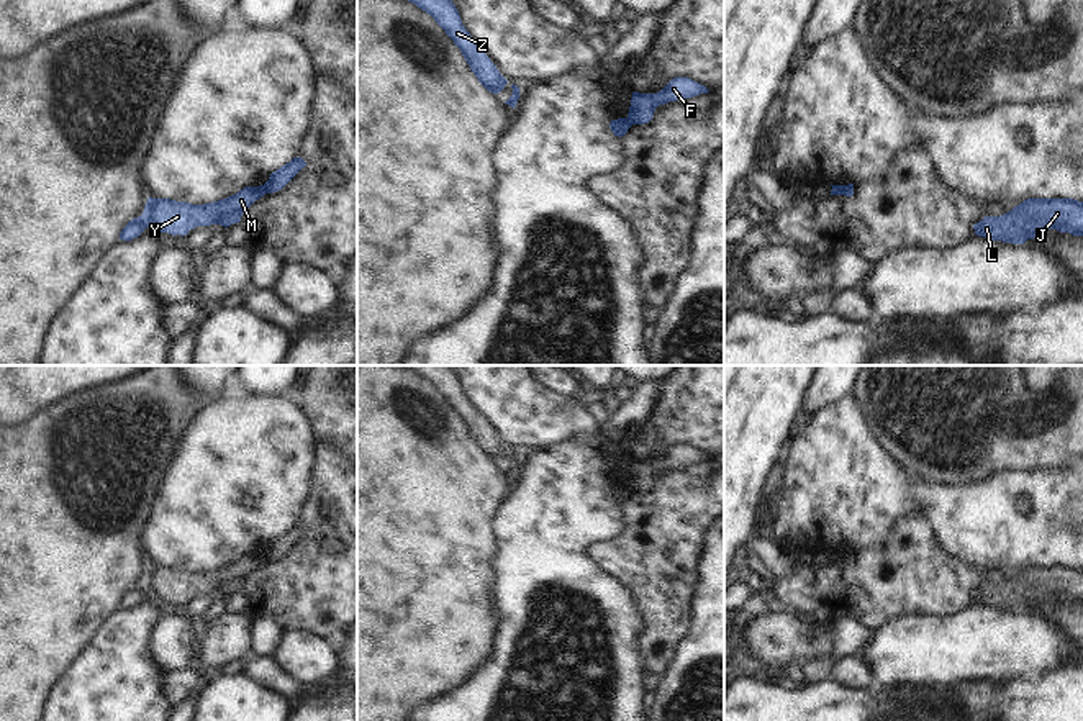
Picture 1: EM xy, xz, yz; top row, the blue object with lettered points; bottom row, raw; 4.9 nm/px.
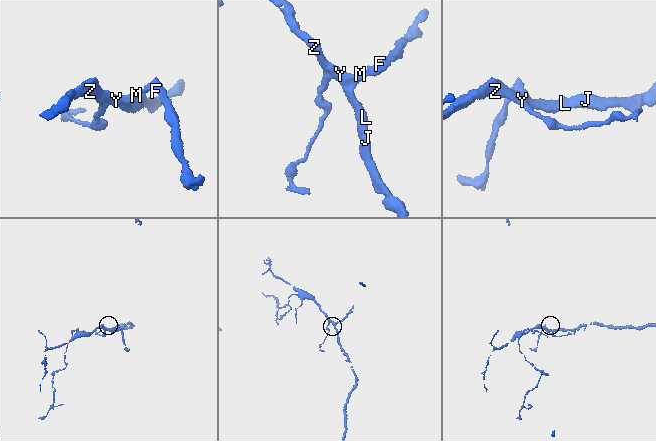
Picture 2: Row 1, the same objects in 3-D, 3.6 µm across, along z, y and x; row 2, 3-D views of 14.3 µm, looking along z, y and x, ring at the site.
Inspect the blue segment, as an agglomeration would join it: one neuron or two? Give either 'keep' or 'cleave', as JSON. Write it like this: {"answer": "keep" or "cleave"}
{"answer": "cleave"}

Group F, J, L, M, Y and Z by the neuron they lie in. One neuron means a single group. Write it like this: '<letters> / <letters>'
F / J L M Y Z

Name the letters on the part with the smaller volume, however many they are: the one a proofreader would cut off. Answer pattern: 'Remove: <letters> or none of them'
Remove: F

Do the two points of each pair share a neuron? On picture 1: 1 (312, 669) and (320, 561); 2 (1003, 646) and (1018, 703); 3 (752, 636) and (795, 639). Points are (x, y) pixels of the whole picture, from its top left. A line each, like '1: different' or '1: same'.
1: different
2: different
3: same

